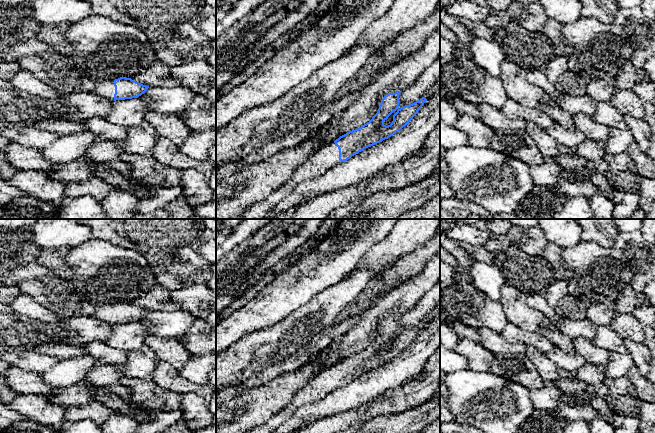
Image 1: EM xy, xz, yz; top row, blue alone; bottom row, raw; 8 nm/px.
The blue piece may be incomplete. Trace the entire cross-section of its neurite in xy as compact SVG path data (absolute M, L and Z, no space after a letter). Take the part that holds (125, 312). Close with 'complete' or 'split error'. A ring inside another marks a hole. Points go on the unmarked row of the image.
M112 301L110 305L97 305L95 318L107 324L125 324L138 322L144 318L149 310L138 307L131 302Z | split error

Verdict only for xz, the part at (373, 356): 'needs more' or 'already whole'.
needs more

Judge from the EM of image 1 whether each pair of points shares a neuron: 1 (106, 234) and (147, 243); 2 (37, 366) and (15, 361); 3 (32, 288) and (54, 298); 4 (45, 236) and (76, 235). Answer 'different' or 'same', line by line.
1: same
2: same
3: same
4: same

